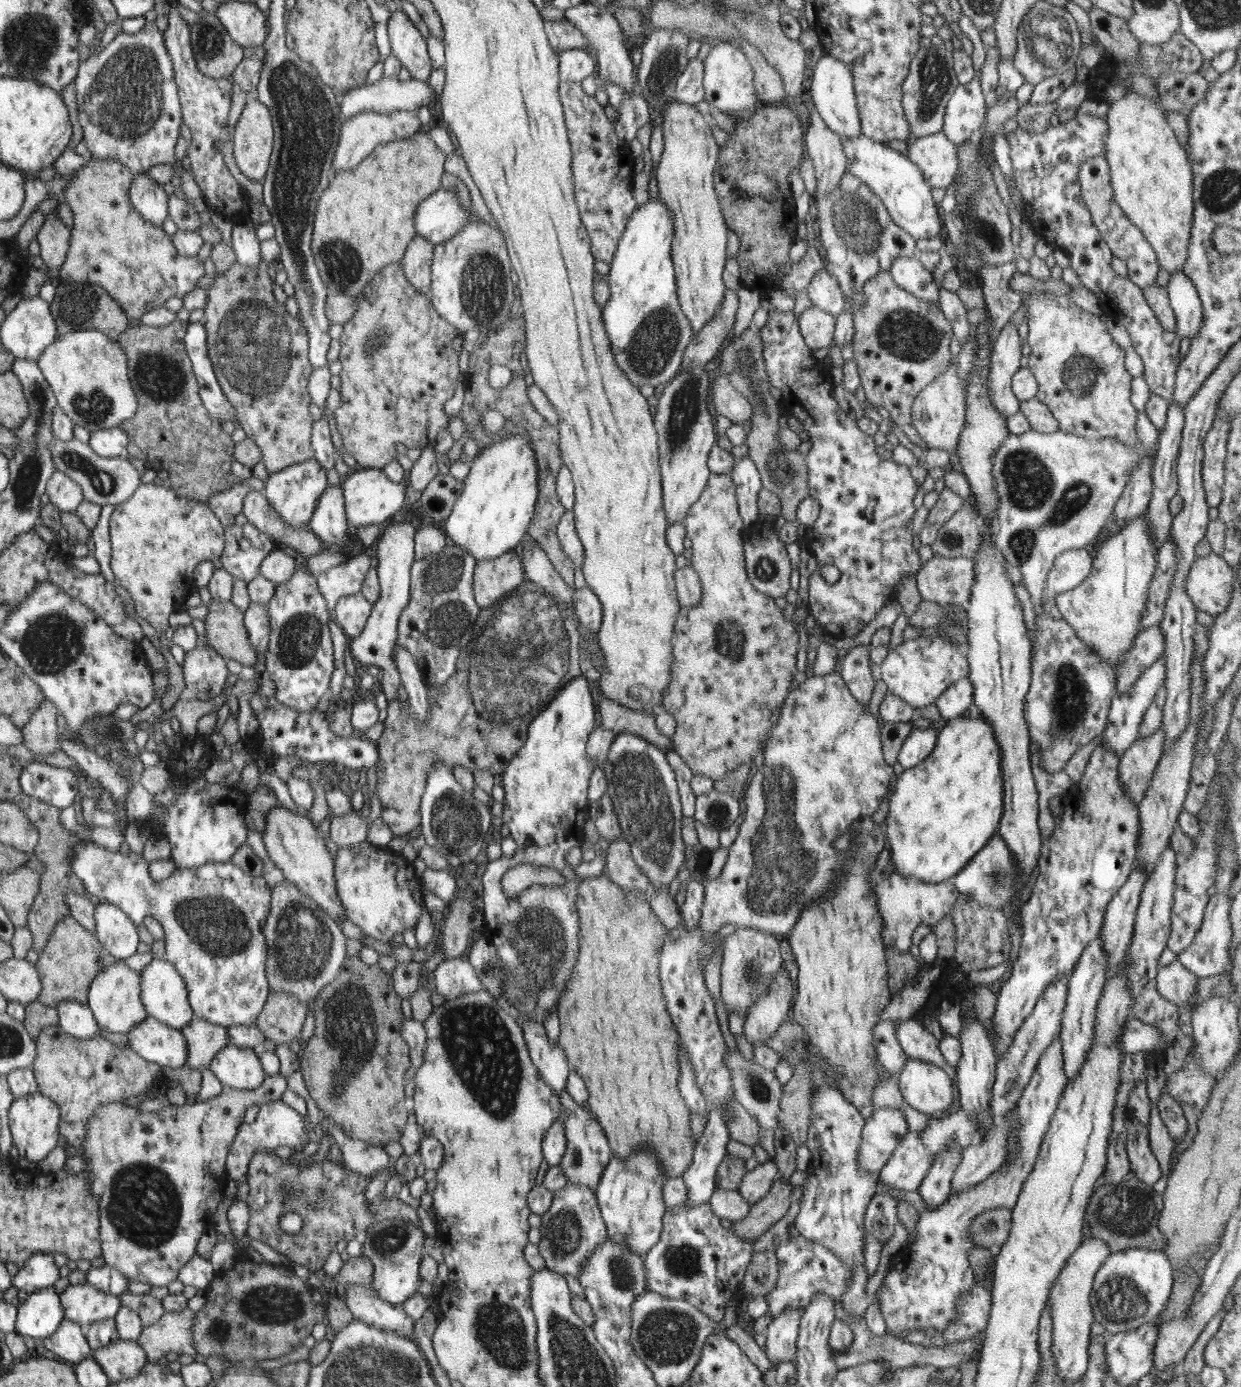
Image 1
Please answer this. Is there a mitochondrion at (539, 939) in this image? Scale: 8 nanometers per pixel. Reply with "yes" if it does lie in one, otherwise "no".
yes

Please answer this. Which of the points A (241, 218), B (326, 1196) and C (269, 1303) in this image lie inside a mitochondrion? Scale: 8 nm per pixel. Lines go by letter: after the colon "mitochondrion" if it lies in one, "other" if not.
A: other
B: mitochondrion
C: mitochondrion

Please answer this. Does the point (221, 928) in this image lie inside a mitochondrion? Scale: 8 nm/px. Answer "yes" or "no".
yes

